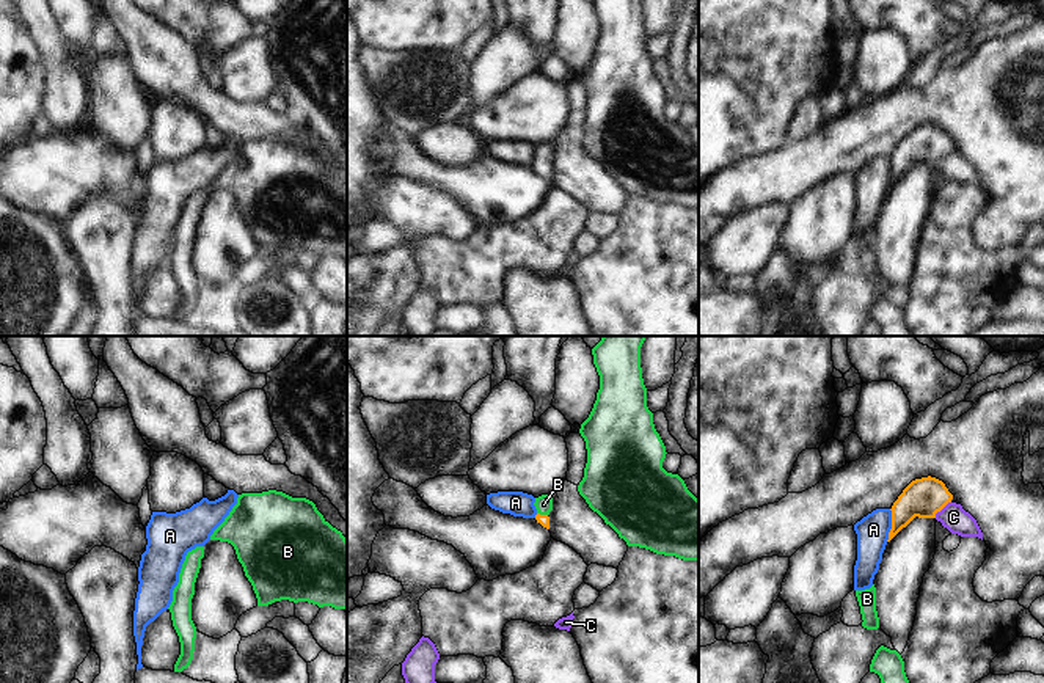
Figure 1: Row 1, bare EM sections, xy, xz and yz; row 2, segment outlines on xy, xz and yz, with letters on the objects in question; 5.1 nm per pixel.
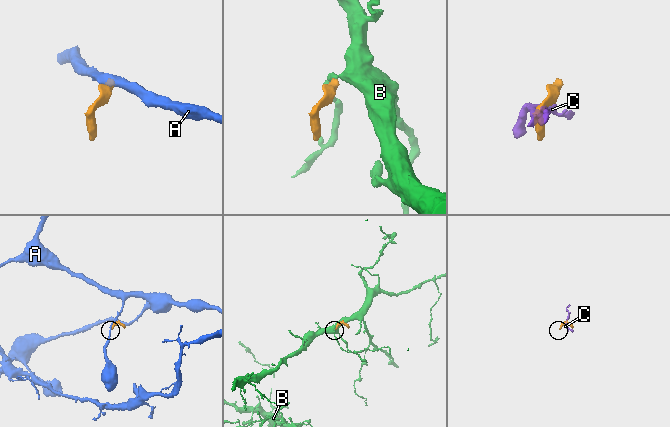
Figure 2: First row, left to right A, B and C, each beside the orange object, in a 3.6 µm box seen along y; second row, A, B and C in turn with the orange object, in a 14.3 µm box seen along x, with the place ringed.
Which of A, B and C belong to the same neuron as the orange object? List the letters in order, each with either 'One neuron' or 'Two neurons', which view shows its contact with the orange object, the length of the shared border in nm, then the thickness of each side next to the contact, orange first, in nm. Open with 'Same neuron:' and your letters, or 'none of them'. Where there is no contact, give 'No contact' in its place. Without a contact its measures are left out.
Same neuron: B
A: Two neurons. Touches orange in yz. Shared border 170 nm. Thickness 200 nm (orange) against 160 nm
B: One neuron. Touches orange in xz. Shared border 60 nm. Thickness 60 nm (orange) against 90 nm
C: Two neurons. Touches orange in yz. Shared border 120 nm. Thickness 200 nm (orange) against 140 nm

